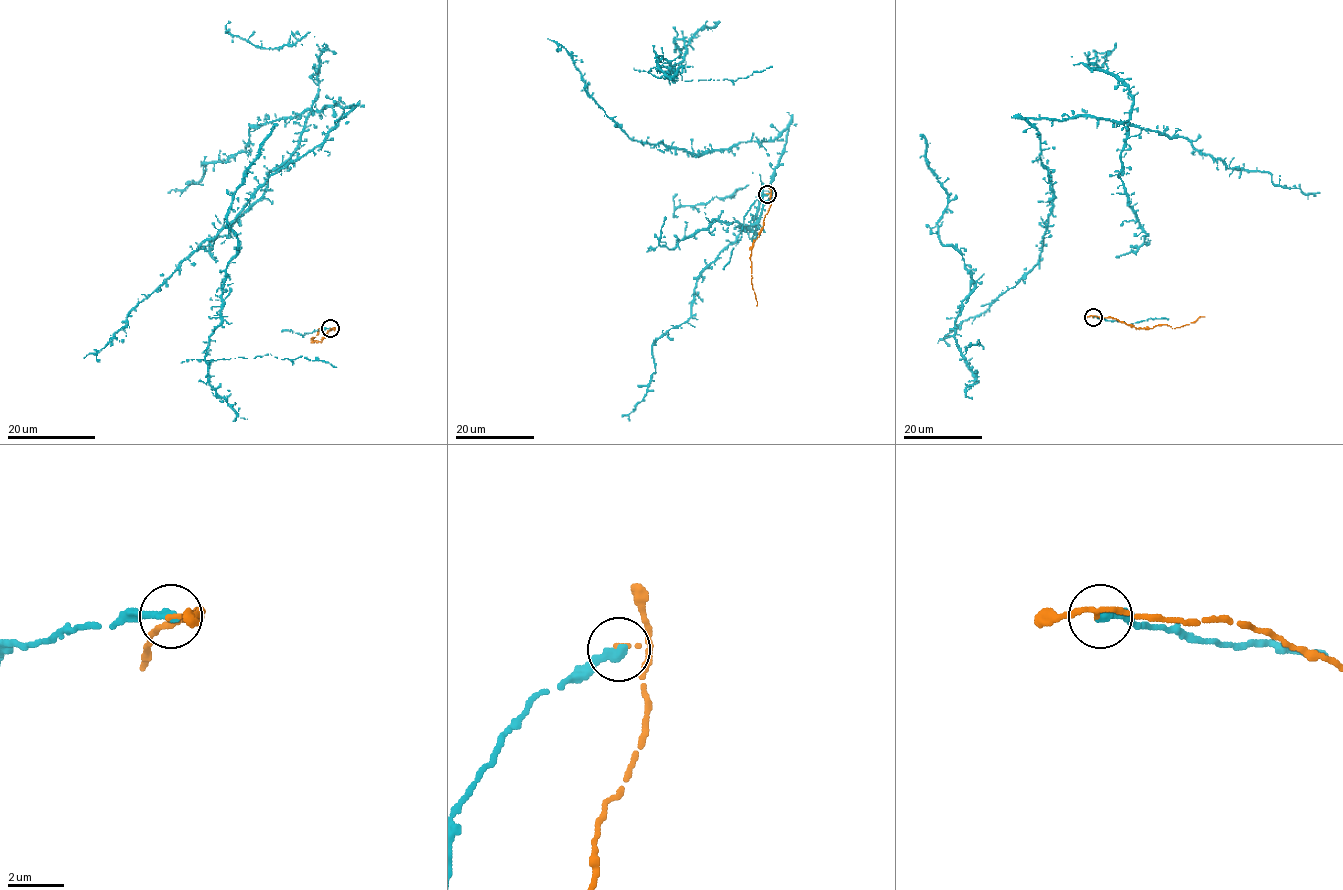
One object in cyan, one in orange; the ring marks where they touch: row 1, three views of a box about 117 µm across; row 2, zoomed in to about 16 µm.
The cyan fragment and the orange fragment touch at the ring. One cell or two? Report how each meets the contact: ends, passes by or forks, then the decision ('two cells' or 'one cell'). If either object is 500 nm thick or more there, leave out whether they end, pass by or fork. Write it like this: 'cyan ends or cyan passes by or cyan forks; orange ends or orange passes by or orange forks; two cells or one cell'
cyan ends; orange ends; two cells

